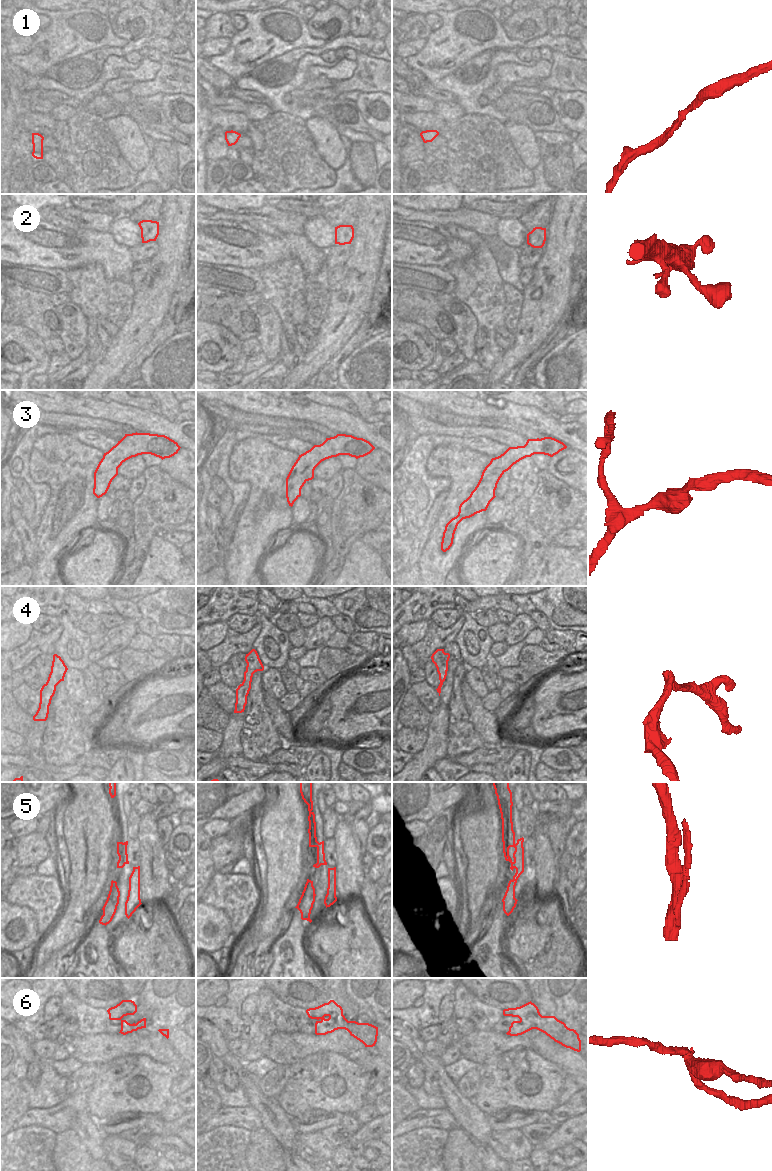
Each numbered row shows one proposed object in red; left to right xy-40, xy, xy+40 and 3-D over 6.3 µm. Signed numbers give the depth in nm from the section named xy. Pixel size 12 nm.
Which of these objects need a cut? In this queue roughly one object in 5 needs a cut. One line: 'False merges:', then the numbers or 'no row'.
False merges: 4, 6

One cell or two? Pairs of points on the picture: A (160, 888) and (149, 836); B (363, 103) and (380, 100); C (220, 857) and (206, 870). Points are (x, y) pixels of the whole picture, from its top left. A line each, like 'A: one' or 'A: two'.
A: one
B: one
C: two

